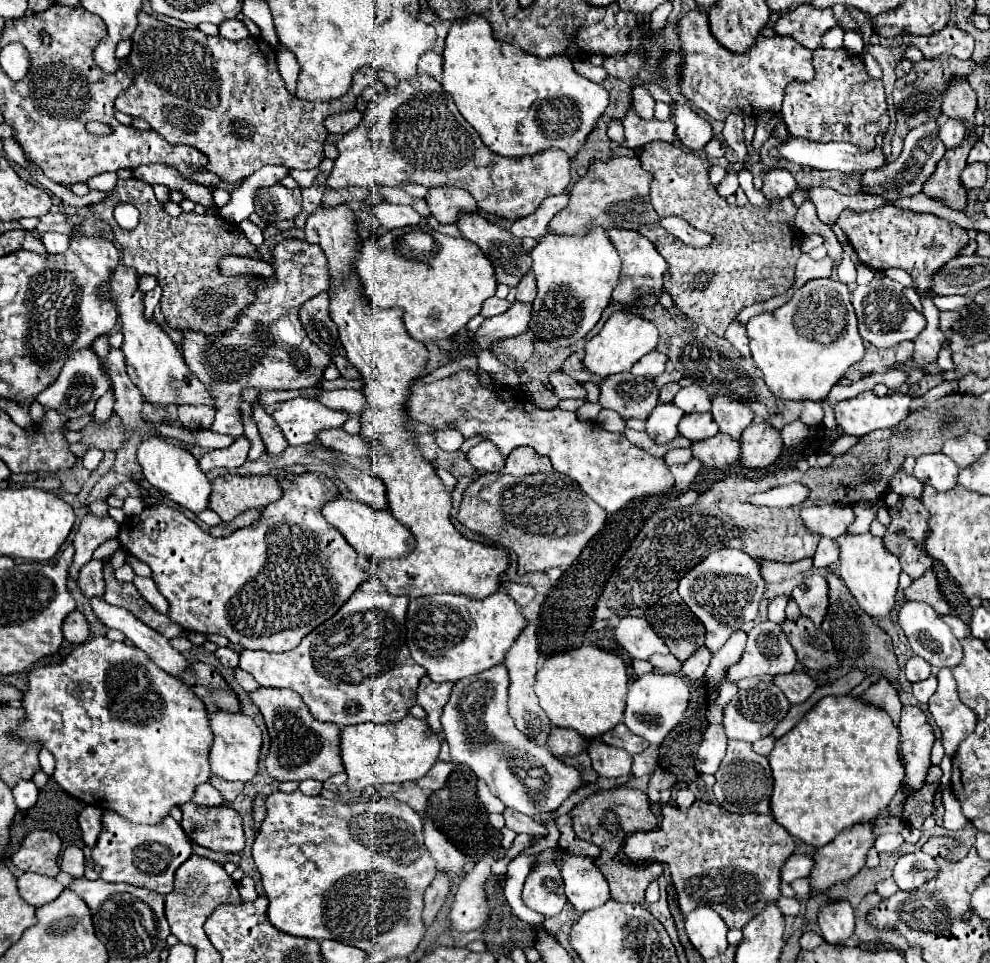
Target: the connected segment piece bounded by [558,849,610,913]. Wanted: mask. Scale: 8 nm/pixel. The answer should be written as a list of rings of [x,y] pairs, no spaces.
[[[562,849],[560,875],[564,885],[574,885],[574,893],[580,893],[580,913],[600,907],[610,899],[608,881],[604,873],[596,867],[594,857],[572,855],[568,849]]]

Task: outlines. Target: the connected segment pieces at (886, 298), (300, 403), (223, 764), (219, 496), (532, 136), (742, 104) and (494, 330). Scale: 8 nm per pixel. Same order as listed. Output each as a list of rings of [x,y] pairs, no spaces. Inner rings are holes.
[[[890,277],[872,279],[868,285],[856,287],[852,291],[852,305],[856,309],[858,329],[860,329],[862,339],[866,339],[868,343],[872,343],[876,347],[892,347],[906,339],[912,341],[918,337],[918,333],[926,325],[924,315],[920,311],[916,311],[910,305],[910,301],[906,299],[904,287],[896,281],[892,281]]]
[[[298,397],[280,403],[280,407],[272,411],[272,419],[282,429],[286,441],[298,447],[318,441],[318,435],[326,429],[342,427],[348,415],[326,409],[320,401]]]
[[[216,709],[208,713],[208,721],[214,733],[214,741],[210,745],[210,769],[214,775],[226,779],[226,781],[250,781],[256,775],[258,769],[258,757],[262,747],[262,733],[258,725],[246,717],[244,713],[230,713],[224,709]]]
[[[220,475],[212,481],[208,507],[216,511],[224,523],[232,521],[248,509],[264,509],[282,497],[276,475]]]
[[[468,15],[452,23],[442,57],[442,87],[454,97],[458,111],[480,133],[484,145],[502,157],[524,157],[542,153],[544,149],[560,149],[574,157],[608,107],[608,91],[576,73],[568,57],[536,57],[524,53],[518,45],[498,41],[482,15]]]
[[[698,7],[676,23],[680,39],[680,91],[686,99],[712,118],[724,121],[730,113],[758,117],[764,111],[778,113],[784,87],[790,81],[810,81],[814,77],[812,51],[792,37],[756,37],[748,53],[732,53],[720,45],[708,25],[708,11]]]
[[[514,301],[508,311],[500,313],[496,317],[490,317],[480,325],[480,329],[474,333],[476,343],[480,347],[488,347],[500,339],[520,335],[528,327],[530,311],[532,311],[532,303]]]

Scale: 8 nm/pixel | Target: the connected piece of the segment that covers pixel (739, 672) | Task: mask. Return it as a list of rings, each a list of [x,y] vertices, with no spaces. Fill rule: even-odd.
[[[758,623],[750,629],[746,649],[736,665],[730,667],[738,679],[790,673],[796,667],[796,653],[778,623]]]

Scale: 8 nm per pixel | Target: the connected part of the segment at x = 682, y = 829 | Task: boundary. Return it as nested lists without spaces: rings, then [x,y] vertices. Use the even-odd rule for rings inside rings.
[[[670,790],[660,793],[661,810],[664,813],[662,825],[652,833],[634,833],[632,837],[628,837],[624,845],[626,857],[634,863],[668,863],[668,867],[672,869],[672,882],[678,893],[678,905],[684,915],[692,913],[698,907],[710,907],[724,919],[728,929],[742,929],[744,923],[748,923],[756,913],[760,913],[766,907],[766,903],[778,899],[768,897],[768,891],[780,891],[780,867],[794,851],[792,837],[784,829],[780,829],[780,825],[772,821],[770,815],[736,815],[728,813],[724,807],[704,801],[696,801],[690,809],[678,809],[668,805],[670,799]]]

